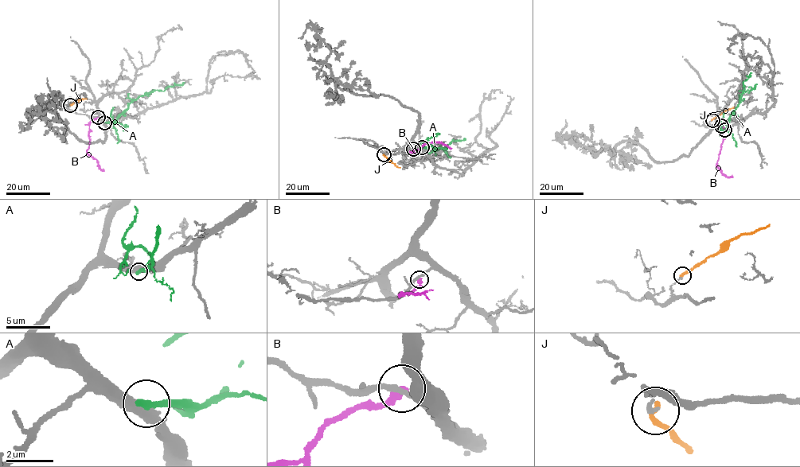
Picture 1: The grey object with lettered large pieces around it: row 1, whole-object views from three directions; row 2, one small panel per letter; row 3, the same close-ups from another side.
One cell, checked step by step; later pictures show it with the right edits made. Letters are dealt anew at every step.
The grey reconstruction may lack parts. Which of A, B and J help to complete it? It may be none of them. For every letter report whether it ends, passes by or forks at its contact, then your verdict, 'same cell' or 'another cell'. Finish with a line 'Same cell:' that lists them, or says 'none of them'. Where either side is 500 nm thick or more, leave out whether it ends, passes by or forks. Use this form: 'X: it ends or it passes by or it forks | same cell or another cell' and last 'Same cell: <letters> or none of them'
A: it ends | another cell
B: it ends | another cell
J: it ends | another cell
Same cell: none of them

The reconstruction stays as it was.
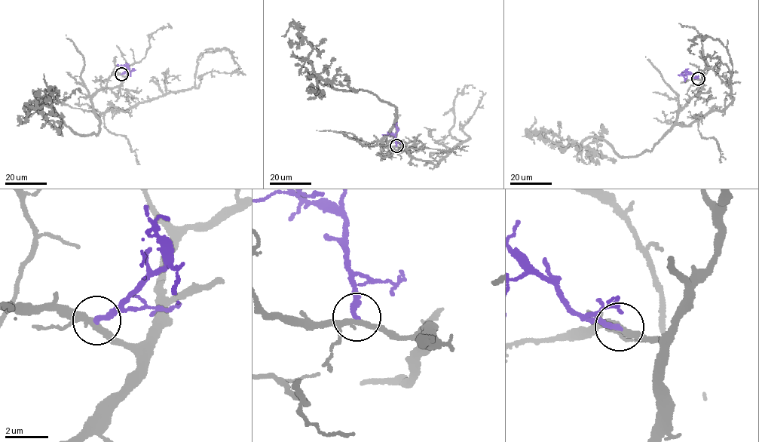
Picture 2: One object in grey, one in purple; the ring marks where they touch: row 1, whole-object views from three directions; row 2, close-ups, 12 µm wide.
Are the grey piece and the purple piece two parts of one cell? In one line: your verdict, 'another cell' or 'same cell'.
same cell

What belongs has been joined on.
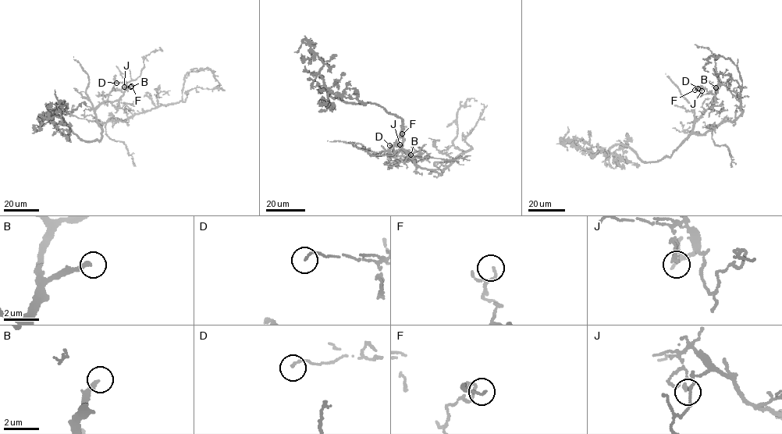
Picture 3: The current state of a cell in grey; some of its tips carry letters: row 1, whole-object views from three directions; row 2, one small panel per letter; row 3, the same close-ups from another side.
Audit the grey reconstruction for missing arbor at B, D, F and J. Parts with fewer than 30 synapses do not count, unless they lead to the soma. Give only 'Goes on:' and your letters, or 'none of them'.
Goes on: B

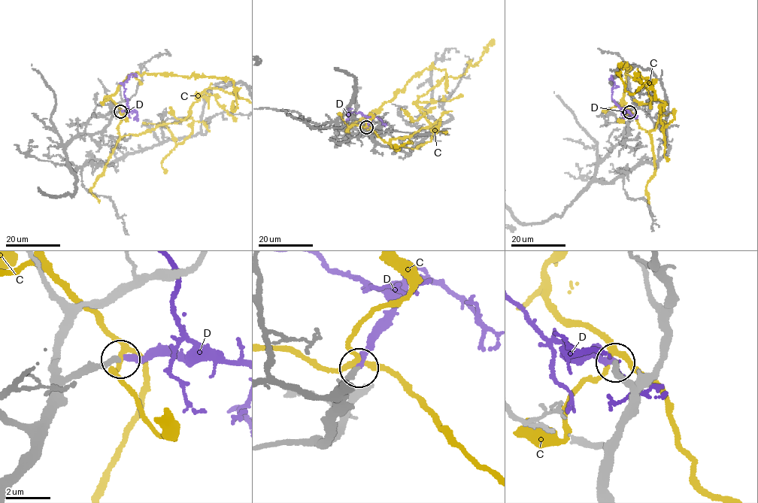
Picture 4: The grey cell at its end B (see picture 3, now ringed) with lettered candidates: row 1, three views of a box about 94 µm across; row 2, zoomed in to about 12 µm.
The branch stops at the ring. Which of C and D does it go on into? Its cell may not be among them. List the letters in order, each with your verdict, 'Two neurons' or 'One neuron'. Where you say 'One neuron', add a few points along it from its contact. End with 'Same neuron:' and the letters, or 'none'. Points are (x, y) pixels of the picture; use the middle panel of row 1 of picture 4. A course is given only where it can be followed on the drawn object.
C: Two neurons
D: One neuron. Its course: (367, 127), (370, 118), (359, 112), (347, 114), (350, 107), (347, 108)
Same neuron: D

